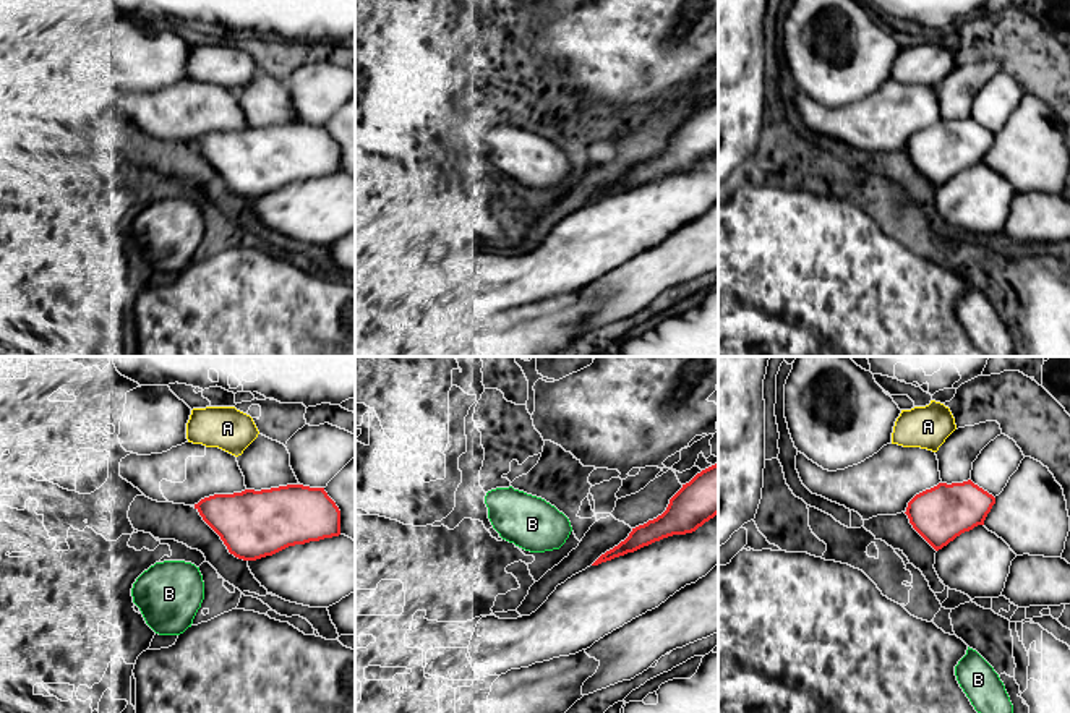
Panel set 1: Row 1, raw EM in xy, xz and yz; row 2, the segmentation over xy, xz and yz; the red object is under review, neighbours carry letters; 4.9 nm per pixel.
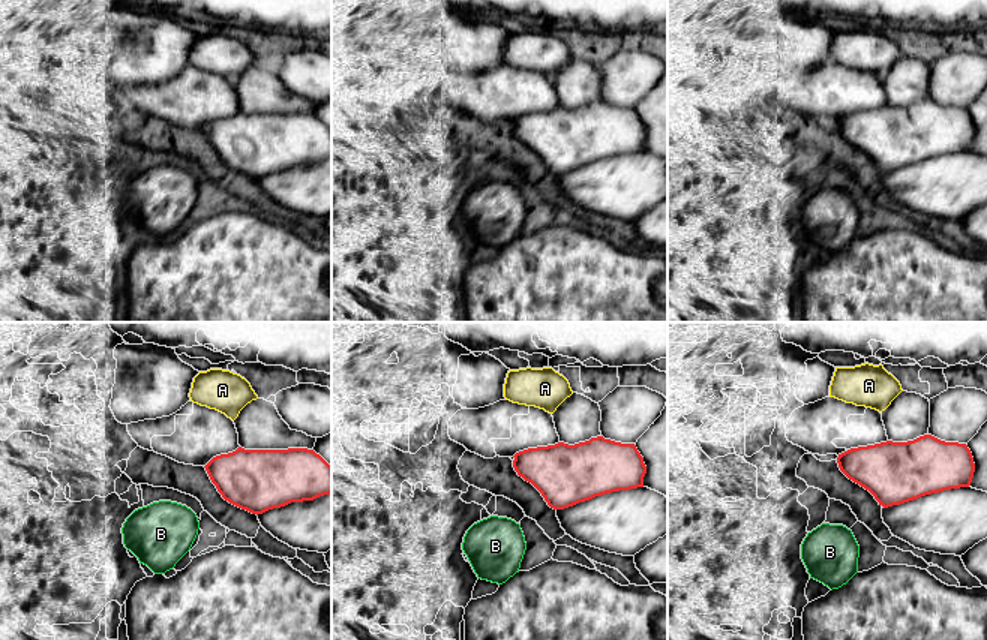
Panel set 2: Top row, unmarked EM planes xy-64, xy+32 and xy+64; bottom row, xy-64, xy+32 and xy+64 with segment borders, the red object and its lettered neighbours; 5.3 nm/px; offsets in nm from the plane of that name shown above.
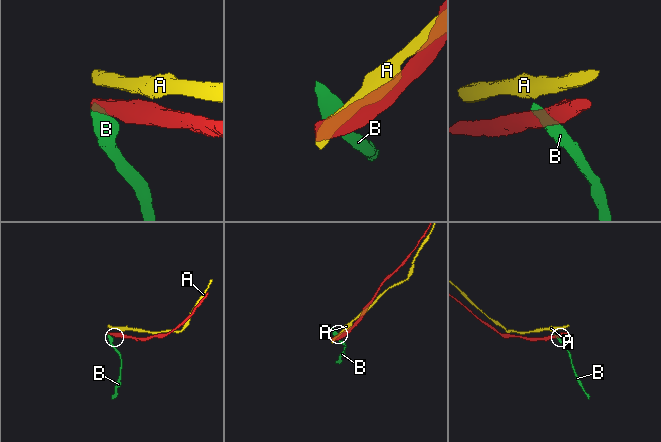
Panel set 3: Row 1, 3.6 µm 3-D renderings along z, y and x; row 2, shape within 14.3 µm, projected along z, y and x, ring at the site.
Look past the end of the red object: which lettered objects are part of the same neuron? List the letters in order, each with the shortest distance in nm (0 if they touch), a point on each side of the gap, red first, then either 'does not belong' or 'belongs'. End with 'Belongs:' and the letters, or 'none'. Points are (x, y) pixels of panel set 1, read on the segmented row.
A: 160 nm | yz (939, 483), (936, 451) | does not belong
B: 170 nm | xy (229, 551), (198, 567) | does not belong
Belongs: none

